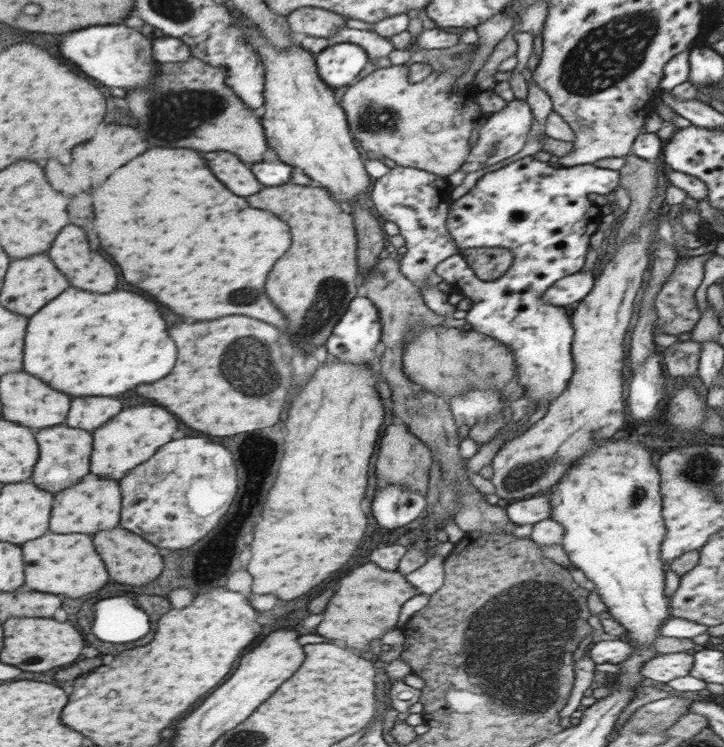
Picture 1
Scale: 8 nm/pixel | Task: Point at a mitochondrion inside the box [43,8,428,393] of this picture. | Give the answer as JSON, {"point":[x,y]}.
{"point":[164,111]}

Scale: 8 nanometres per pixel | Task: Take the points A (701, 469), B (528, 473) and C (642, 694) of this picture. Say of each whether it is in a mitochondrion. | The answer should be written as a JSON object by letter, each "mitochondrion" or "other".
{"A":"mitochondrion","B":"mitochondrion","C":"other"}

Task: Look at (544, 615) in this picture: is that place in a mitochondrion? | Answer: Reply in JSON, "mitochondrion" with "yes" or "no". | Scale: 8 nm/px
{"mitochondrion":"yes"}

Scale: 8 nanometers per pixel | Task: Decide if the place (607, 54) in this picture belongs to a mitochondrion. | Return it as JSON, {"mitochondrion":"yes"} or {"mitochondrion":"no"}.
{"mitochondrion":"yes"}

